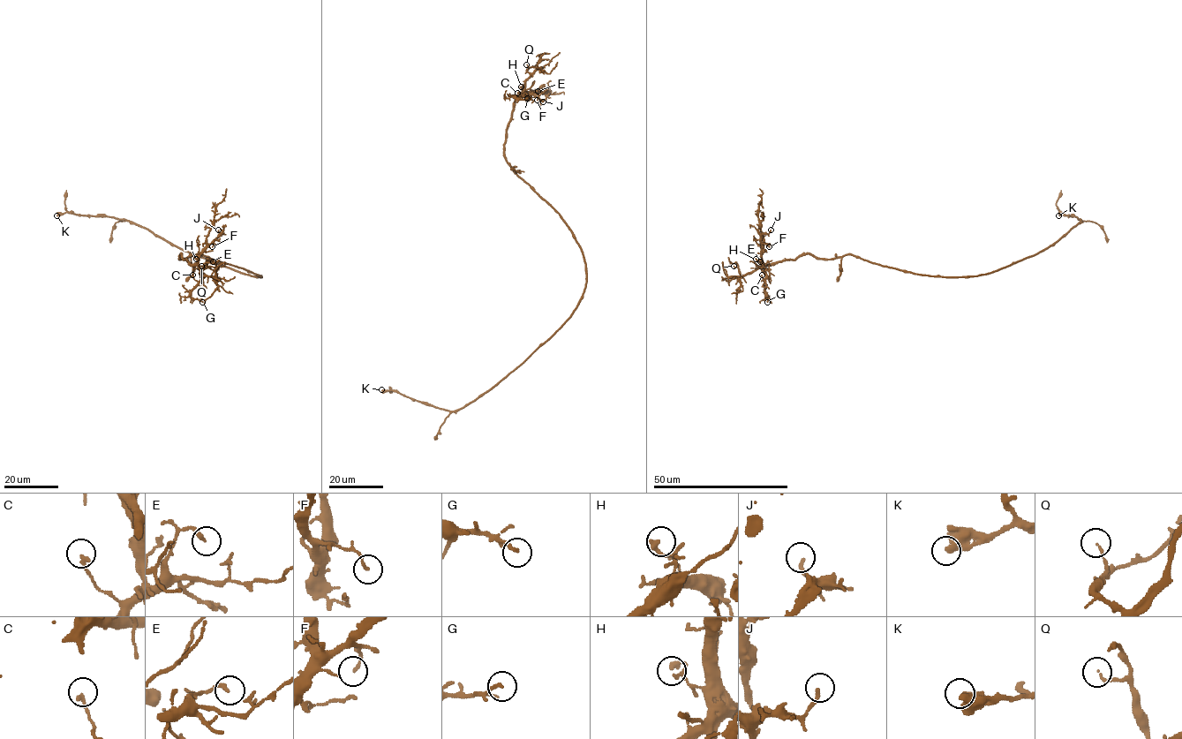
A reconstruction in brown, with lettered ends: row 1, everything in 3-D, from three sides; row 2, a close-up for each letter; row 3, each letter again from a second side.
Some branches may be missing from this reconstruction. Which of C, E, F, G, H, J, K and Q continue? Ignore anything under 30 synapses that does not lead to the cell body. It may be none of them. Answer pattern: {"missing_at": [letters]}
{"missing_at": []}

